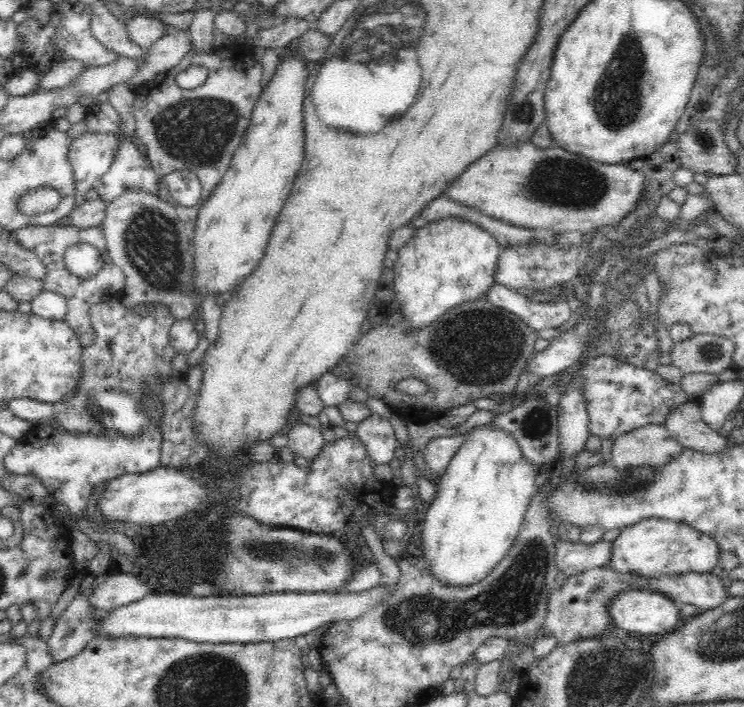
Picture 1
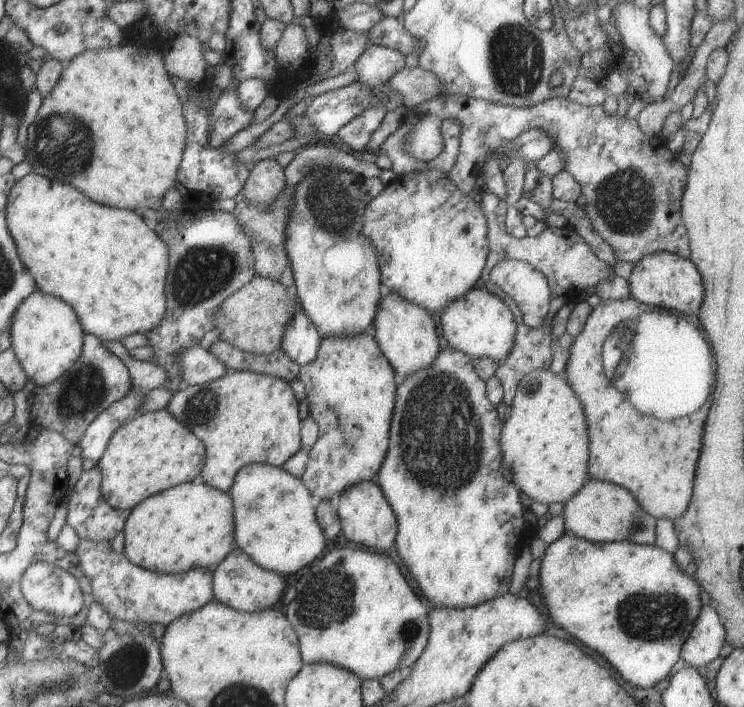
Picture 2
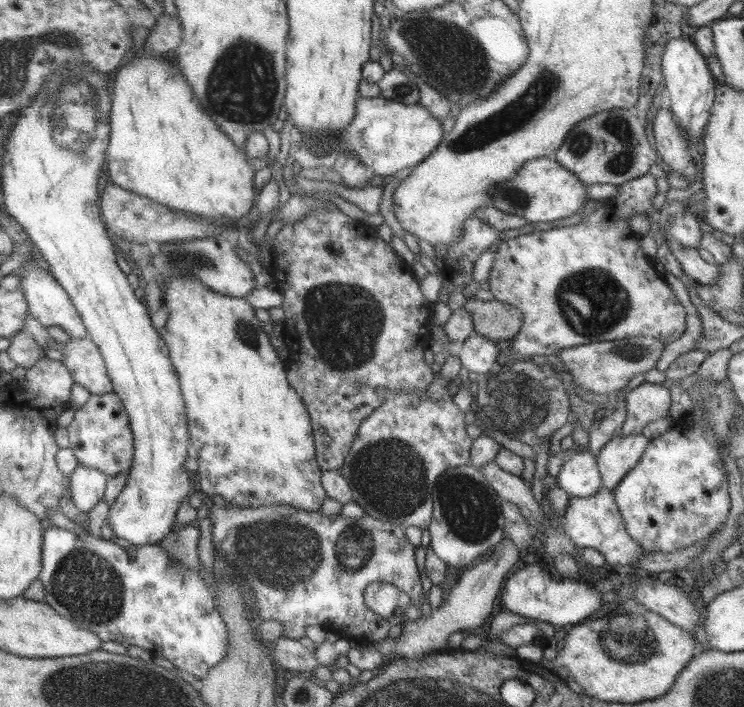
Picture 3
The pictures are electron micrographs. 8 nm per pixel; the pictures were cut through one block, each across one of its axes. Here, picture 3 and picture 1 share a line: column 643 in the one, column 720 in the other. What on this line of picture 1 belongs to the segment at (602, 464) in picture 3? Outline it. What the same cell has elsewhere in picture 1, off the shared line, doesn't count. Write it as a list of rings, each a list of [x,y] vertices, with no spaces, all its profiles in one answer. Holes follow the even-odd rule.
[[[690,401],[671,408],[663,425],[683,448],[712,454],[725,449],[728,444],[728,438],[722,438],[711,430],[702,420],[699,406]]]

